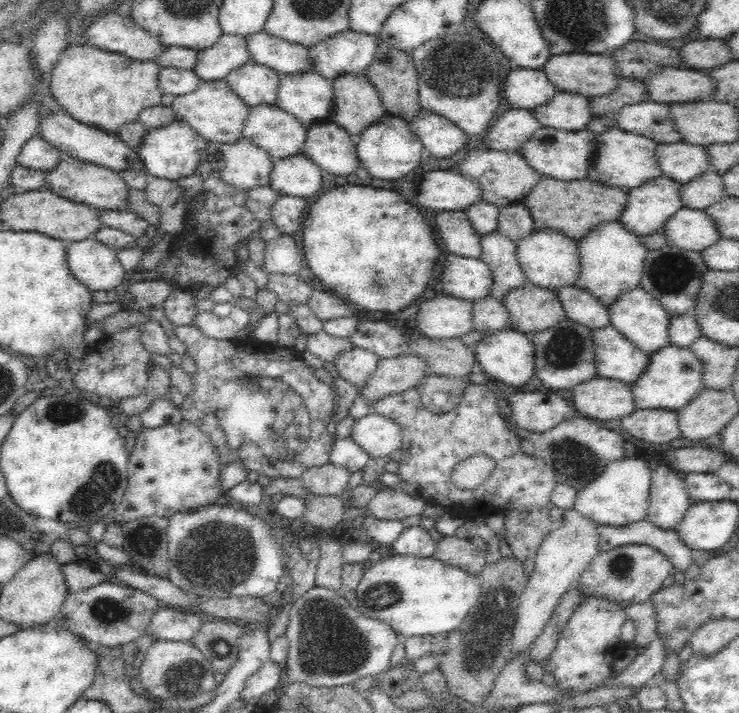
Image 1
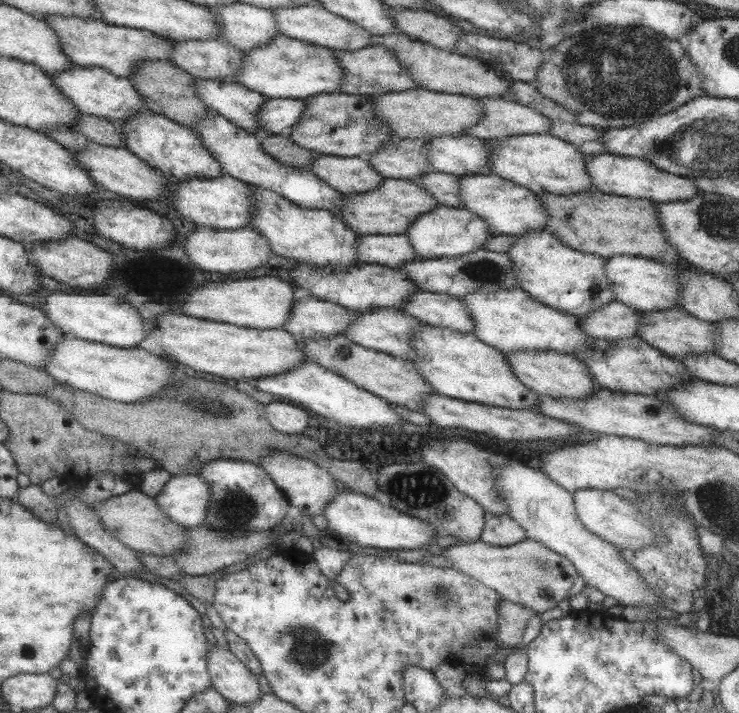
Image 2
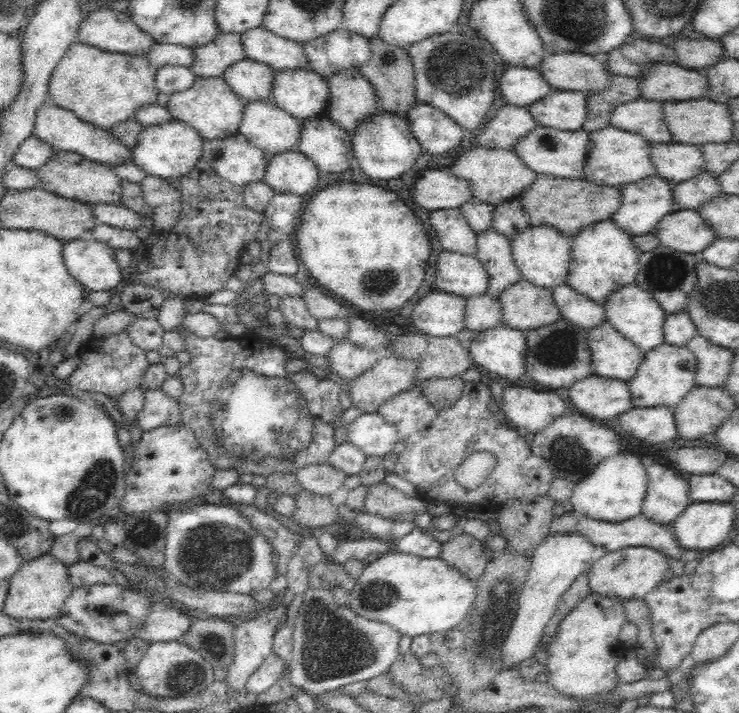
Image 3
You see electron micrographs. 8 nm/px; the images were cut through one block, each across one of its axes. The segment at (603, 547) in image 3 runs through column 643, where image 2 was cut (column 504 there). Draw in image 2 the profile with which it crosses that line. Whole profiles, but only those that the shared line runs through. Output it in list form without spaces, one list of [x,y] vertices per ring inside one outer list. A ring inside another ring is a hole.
[[[487,514],[485,518],[485,528],[481,532],[481,542],[491,544],[491,546],[511,546],[511,544],[519,544],[527,538],[527,532],[515,524],[509,516],[491,516]]]

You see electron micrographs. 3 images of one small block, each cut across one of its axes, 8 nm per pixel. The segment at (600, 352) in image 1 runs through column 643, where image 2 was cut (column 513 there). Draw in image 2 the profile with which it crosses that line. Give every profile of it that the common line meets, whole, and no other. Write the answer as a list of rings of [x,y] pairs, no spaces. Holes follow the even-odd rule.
[[[517,350],[517,352],[503,352],[503,360],[509,366],[511,374],[521,382],[525,388],[529,388],[535,396],[551,396],[551,398],[581,398],[593,394],[597,388],[601,388],[597,382],[593,382],[587,376],[587,370],[583,364],[575,360],[573,354],[561,354],[555,350]]]

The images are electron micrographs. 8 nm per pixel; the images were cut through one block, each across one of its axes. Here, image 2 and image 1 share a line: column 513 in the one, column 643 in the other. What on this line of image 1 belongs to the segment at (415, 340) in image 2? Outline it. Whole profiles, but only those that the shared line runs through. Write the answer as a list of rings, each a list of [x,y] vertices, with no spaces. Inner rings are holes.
[[[670,344],[668,348],[662,348],[660,352],[650,354],[650,358],[652,360],[646,374],[636,384],[632,384],[634,402],[638,410],[678,412],[680,408],[688,406],[692,400],[696,400],[696,396],[700,396],[700,392],[706,388],[702,384],[704,372],[706,372],[704,362],[690,348],[680,348],[680,346]]]

